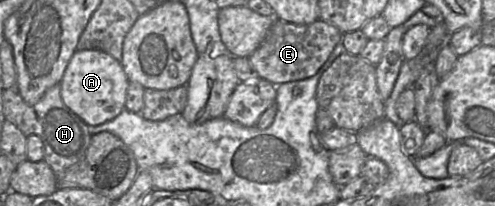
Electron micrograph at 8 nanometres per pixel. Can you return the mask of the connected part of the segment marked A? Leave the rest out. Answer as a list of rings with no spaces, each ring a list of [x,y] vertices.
[[[76,50],[60,81],[65,105],[88,126],[112,120],[125,108],[129,79],[120,61],[102,50]]]

